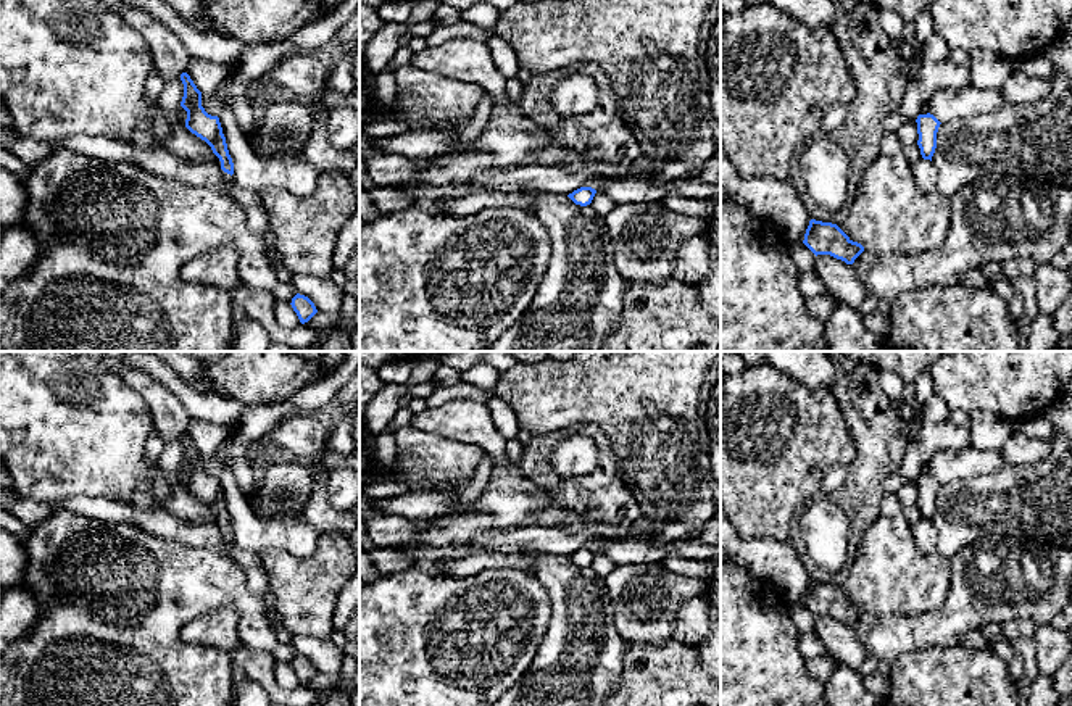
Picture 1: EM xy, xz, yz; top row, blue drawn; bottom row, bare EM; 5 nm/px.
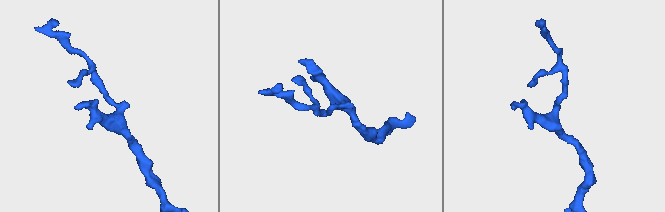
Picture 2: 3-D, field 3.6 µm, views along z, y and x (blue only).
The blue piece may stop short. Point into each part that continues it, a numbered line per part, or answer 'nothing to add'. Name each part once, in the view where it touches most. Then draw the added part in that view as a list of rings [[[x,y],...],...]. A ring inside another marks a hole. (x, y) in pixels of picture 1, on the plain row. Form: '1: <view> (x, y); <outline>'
nothing to add

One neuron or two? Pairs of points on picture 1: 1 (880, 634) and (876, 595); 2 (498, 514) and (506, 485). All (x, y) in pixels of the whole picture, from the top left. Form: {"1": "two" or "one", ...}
{"1": "two", "2": "one"}

